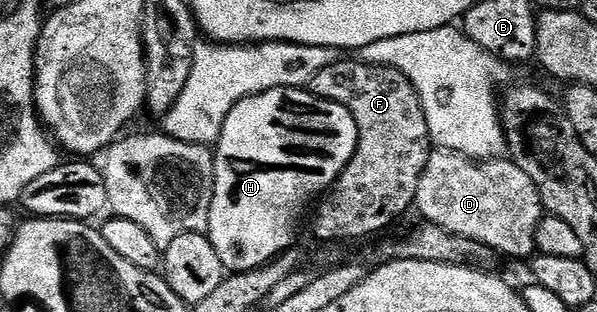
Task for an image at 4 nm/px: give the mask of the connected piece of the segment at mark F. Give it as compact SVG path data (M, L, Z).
M338 59L331 62L327 67L323 67L323 71L319 71L309 81L307 86L309 92L317 97L322 97L328 101L334 101L340 105L346 105L351 111L351 115L357 124L357 150L355 155L347 163L347 167L338 175L337 182L330 185L327 192L316 202L315 210L317 214L313 217L313 233L321 241L329 241L325 243L337 243L333 241L357 241L360 237L369 237L372 233L377 233L380 229L385 229L392 223L396 217L404 215L408 209L414 208L417 200L417 188L419 187L419 179L423 175L423 171L427 167L427 159L431 152L431 142L429 139L429 128L427 127L427 115L423 111L423 103L419 99L419 95L415 91L415 87L411 83L411 79L407 79L407 75L403 75L403 71L393 69L390 65L369 65L366 61L354 59L354 61L344 61Z

